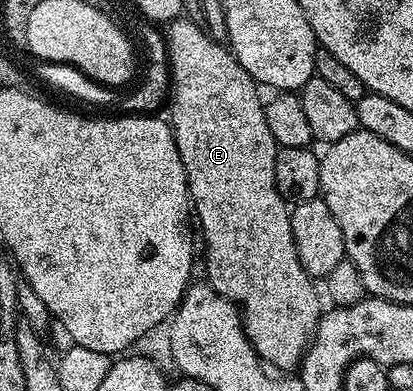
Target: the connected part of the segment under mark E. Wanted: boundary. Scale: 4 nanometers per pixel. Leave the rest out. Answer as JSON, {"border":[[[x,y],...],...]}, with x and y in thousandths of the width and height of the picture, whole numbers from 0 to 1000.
{"border":[[[419,49],[397,87],[416,215],[407,312],[446,422],[465,550],[487,619],[499,619],[496,711],[516,744],[559,765],[584,795],[591,852],[637,931],[676,939],[683,954],[709,951],[702,946],[729,931],[760,875],[785,783],[772,737],[760,737],[763,716],[726,678],[726,657],[717,657],[705,532],[668,483],[668,402],[678,379],[659,350],[659,330],[649,330],[639,253],[625,246],[627,215],[579,166],[554,118],[504,95],[462,49]]]}

